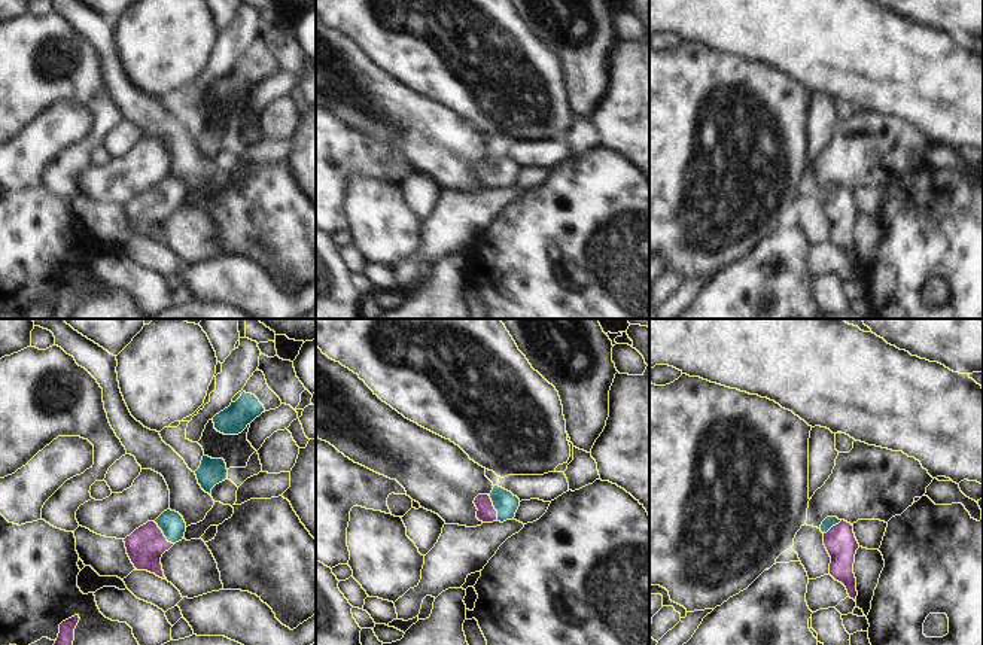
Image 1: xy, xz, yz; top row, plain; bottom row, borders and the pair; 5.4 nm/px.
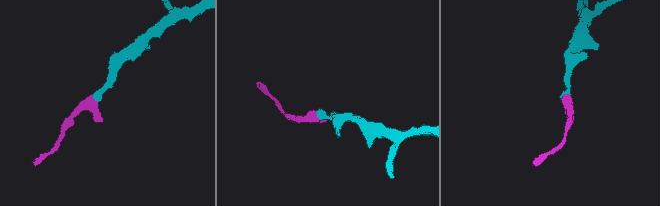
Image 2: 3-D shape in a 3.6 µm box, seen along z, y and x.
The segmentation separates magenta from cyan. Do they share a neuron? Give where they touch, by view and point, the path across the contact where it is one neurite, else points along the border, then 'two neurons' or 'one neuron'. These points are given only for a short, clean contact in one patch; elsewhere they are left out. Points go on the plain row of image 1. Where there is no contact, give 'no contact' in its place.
meets magenta in xy at (163, 200); runs through xy (145, 213), (163, 200), (173, 192); one neuron

